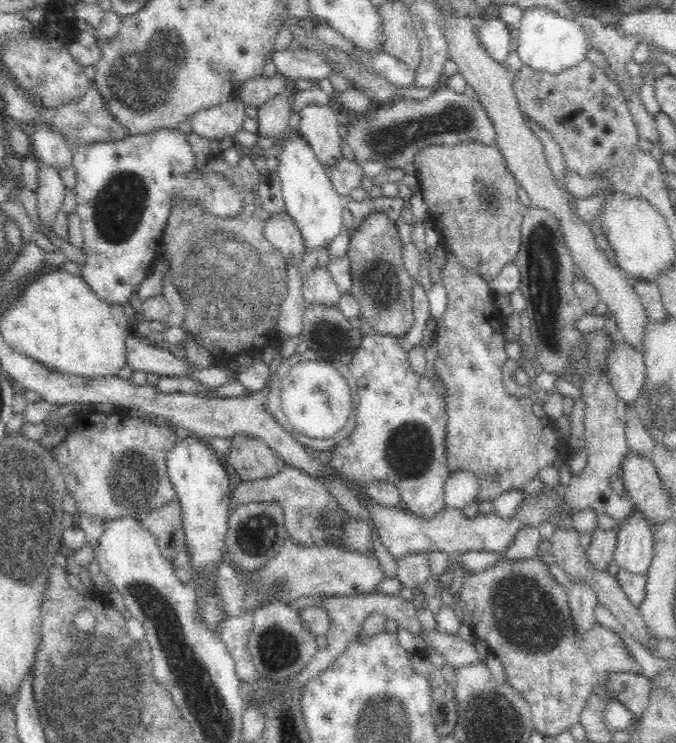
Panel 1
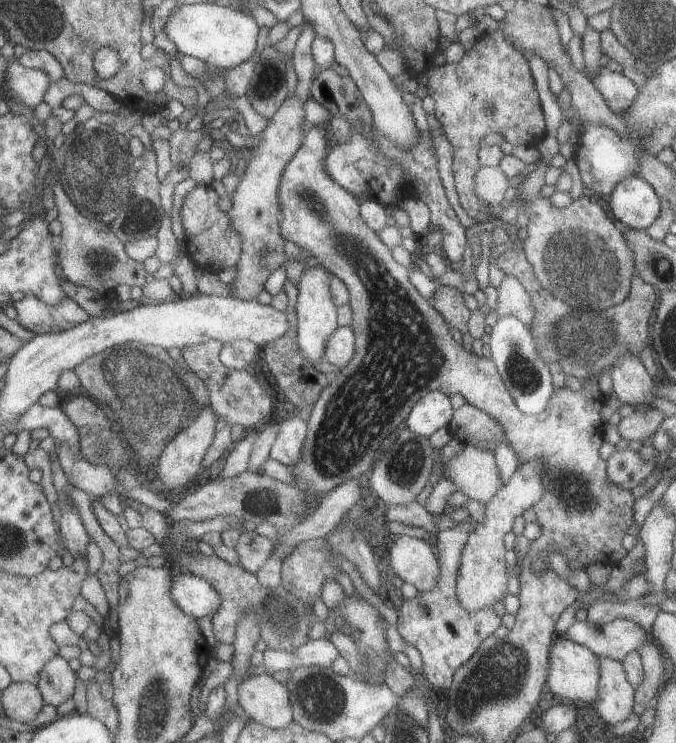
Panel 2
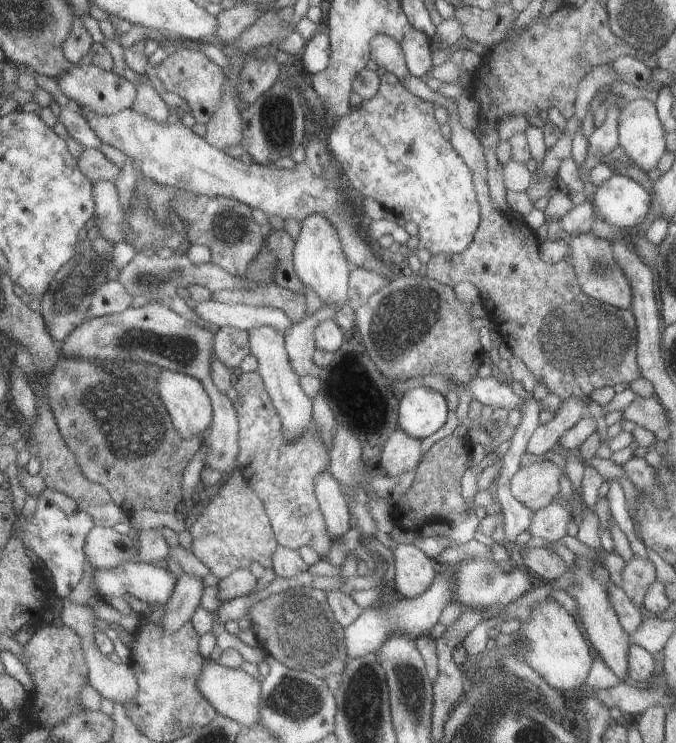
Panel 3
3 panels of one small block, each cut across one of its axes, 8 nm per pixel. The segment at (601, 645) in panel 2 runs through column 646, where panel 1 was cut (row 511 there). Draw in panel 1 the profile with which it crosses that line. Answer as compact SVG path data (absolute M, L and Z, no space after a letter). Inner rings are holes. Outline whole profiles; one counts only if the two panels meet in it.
M634 507L618 530L614 558L619 568L630 574L644 574L652 562L652 530L646 516Z

